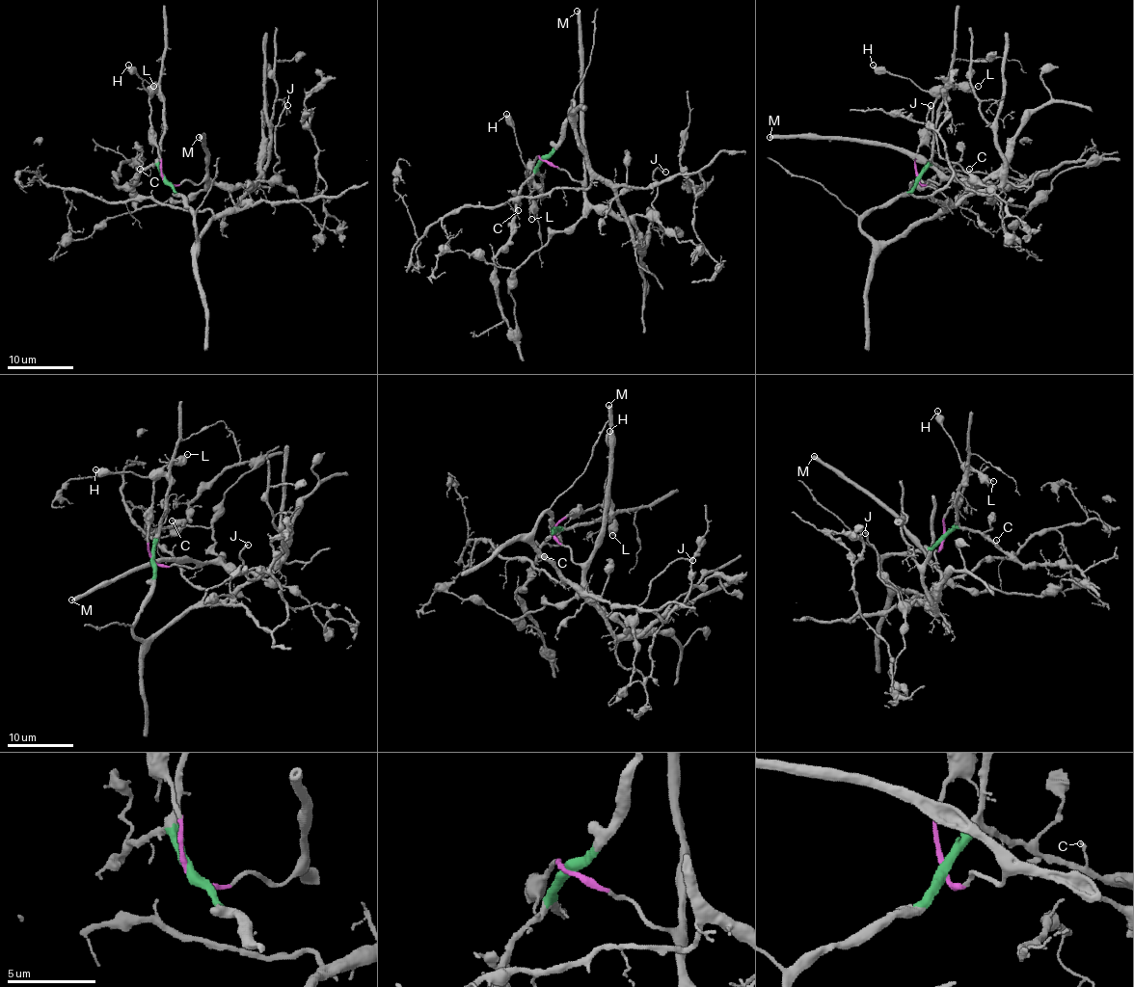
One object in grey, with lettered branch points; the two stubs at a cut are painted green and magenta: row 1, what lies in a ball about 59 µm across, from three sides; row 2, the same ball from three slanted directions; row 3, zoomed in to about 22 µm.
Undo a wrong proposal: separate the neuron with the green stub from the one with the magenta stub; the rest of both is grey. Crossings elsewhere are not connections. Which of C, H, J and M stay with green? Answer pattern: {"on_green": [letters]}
{"on_green": ["C"]}

